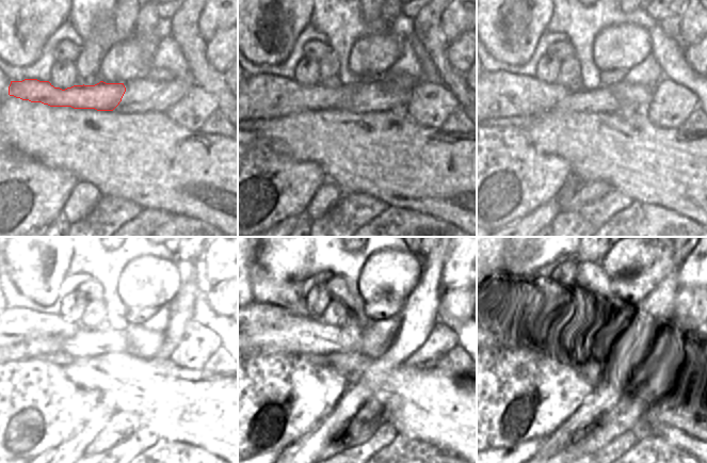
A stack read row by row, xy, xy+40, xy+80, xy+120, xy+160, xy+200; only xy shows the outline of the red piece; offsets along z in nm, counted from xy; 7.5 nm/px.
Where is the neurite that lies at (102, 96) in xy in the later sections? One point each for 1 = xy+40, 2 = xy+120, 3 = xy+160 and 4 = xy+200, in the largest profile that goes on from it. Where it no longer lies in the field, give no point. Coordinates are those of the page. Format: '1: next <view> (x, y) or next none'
1: next xy+40 (262, 96)
2: next xy+120 (20, 332)
3: next xy+160 (270, 325)
4: next xy+200 (516, 323)

